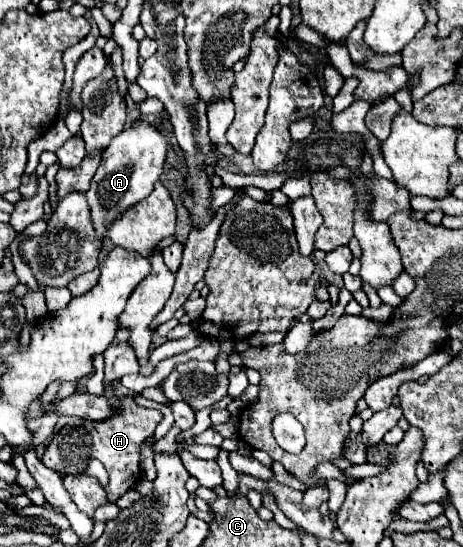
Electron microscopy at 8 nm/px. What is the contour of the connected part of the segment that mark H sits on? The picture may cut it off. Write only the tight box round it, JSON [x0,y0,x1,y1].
[43,396,163,502]

